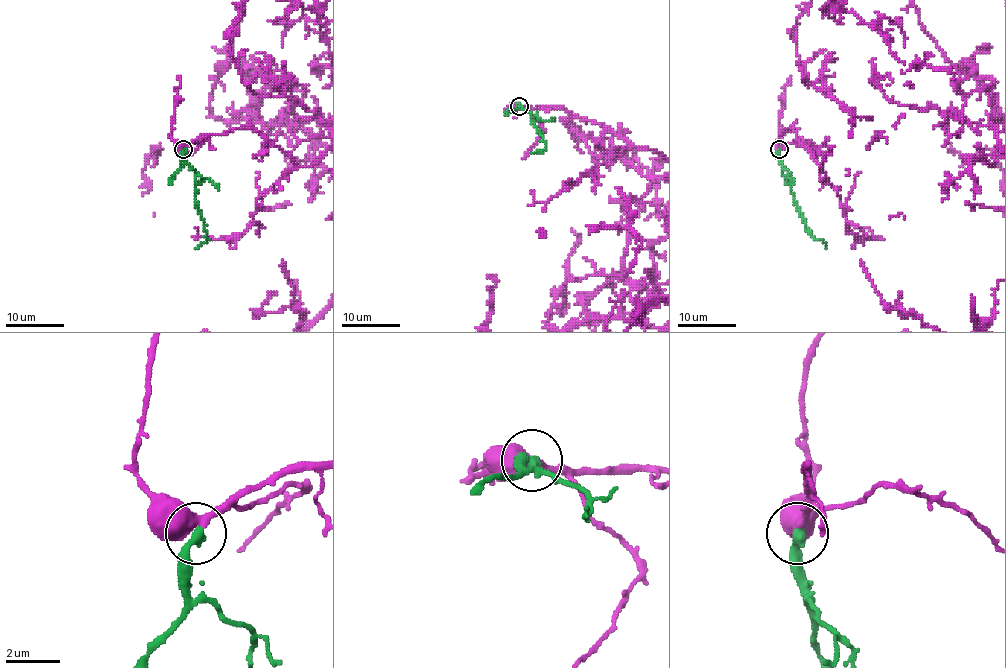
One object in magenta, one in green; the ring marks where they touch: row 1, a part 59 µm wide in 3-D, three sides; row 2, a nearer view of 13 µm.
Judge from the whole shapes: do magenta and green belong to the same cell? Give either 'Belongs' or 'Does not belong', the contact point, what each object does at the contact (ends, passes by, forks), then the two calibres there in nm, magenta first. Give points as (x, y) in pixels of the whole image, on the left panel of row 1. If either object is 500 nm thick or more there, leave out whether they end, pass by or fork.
Belongs. Place: (183, 149). Thickness 550 nm (magenta) against 400 nm

